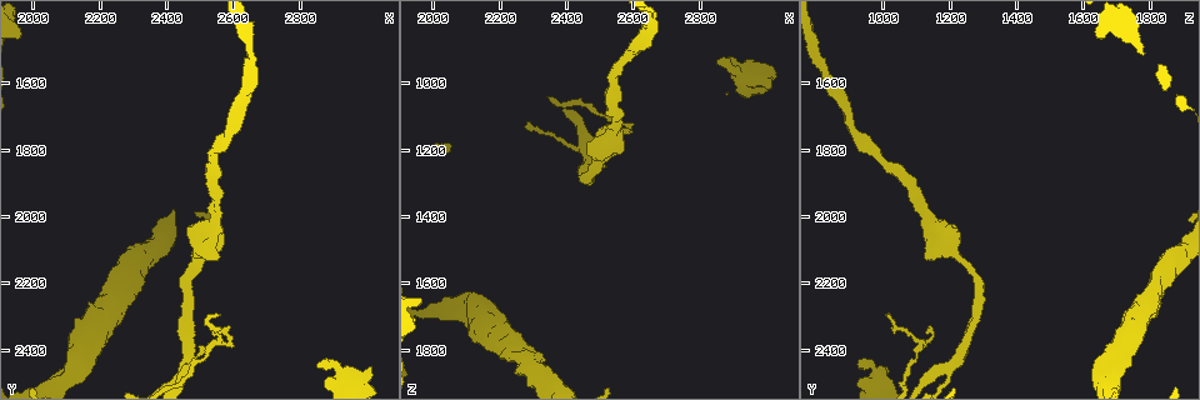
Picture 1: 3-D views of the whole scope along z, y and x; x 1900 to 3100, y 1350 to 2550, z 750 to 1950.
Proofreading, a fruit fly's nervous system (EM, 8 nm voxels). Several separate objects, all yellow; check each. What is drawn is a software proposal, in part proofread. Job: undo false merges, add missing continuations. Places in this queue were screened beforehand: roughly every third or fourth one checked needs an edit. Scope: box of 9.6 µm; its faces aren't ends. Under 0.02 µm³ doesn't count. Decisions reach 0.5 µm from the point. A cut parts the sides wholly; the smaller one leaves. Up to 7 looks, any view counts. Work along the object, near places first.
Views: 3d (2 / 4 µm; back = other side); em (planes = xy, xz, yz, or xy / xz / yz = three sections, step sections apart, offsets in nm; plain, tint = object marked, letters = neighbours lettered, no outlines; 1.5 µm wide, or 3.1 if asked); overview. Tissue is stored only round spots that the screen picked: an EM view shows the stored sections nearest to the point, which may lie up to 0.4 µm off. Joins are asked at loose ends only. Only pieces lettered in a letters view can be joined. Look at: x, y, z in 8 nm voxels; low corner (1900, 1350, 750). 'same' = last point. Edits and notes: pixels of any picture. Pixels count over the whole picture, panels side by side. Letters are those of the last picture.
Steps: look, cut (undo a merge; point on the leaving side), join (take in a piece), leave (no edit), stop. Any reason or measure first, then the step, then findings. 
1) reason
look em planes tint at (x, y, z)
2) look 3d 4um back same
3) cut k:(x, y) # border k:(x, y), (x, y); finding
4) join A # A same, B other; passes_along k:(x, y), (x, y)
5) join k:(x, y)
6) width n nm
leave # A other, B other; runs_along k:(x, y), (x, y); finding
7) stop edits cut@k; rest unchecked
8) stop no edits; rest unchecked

free end
look em planes letters at (3020, 2450, 1020)

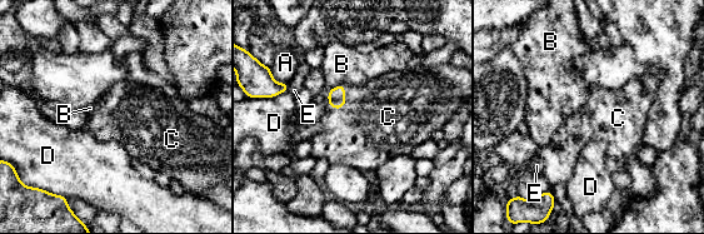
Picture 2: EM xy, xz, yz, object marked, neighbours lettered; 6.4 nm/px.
join C # A other, B other, C same, D other, E other; passes_along 2:(336, 95), (344, 103), (379, 119); it goes on there

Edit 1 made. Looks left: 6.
three-way junction
look 3d 4um back at (2460, 2460, 1200)

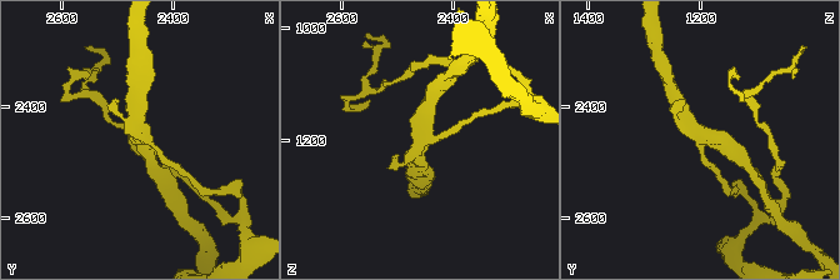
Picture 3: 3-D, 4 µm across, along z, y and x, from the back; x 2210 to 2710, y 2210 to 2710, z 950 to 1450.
shape alone is not enough
look em planes letters at (2455, 2450, 1200)

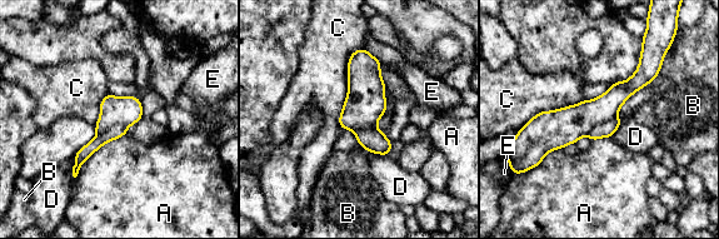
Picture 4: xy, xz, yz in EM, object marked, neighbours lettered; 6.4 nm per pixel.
leave # A other, B other, C other, D other, E other; one cell here

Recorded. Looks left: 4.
tapers out
look 3d 2um at (2560, 2300, 1000)

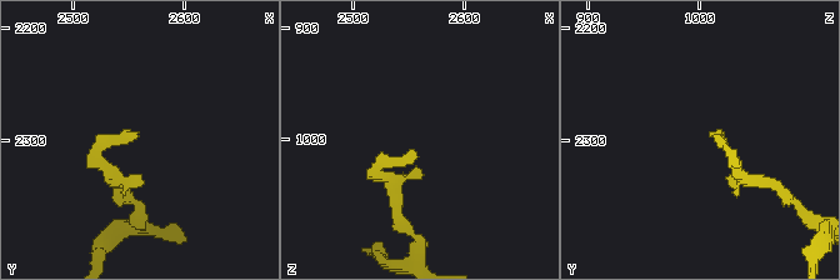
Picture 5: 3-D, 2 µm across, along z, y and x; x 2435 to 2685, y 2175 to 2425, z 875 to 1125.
look em yz step 4 letters at (2558, 2294, 1012)

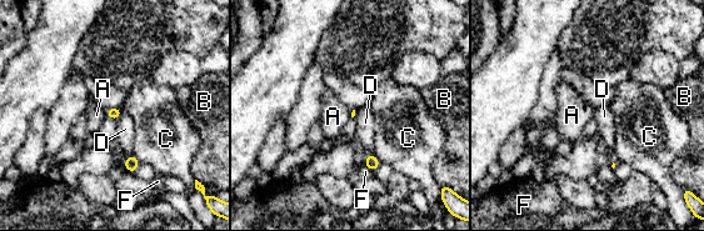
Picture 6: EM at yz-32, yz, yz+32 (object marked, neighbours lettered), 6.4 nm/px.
another direction
look em planes letters same

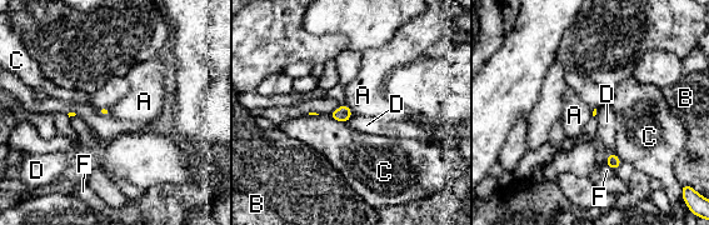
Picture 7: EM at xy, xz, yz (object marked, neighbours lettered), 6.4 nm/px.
longest_contact C 130 nm
leave # A other, B other, C other, D other, F other; border 7:(344, 104), (353, 113); no lettered piece goes on from it

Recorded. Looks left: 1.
stop edits join@2; rest unchecked

